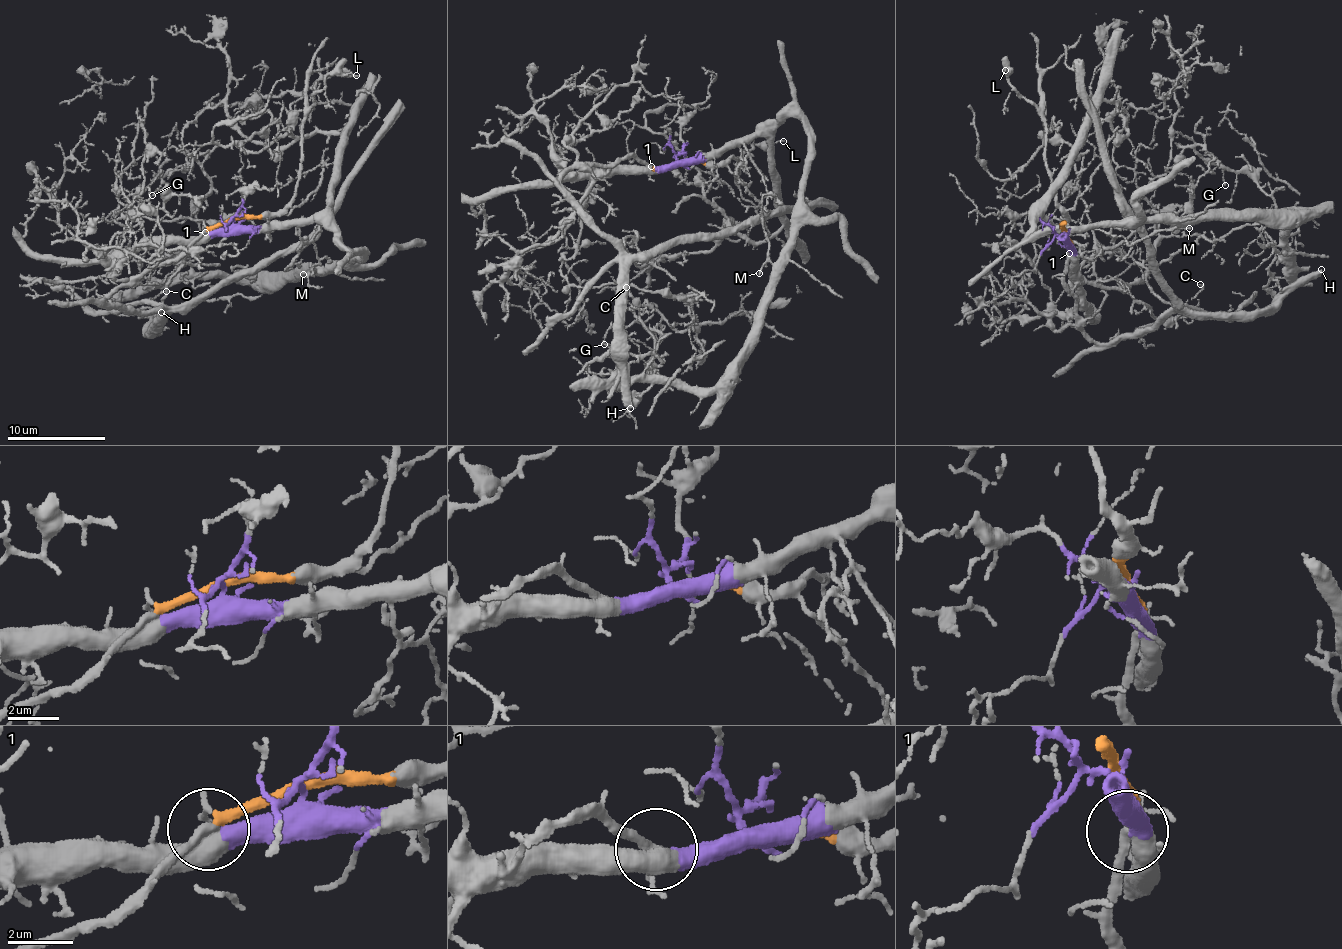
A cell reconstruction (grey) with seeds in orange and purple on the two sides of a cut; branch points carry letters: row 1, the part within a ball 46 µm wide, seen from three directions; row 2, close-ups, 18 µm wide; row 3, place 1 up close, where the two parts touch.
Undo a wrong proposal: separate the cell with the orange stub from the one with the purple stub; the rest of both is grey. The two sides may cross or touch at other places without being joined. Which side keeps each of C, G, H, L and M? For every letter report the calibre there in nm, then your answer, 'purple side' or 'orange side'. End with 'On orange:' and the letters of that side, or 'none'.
C: 140 nm thick; orange side
G: 130 nm thick; purple side
H: 480 nm thick; orange side
L: 140 nm thick; orange side
M: 150 nm thick; purple side
On orange: C, H, L

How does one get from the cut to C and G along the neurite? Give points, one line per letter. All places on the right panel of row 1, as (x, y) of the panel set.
C: (1064, 235), (1069, 247), (1064, 285), (1075, 300), (1077, 322), (1095, 342), (1110, 344), (1158, 327), (1199, 284)
G: (1062, 235), (1050, 225), (1138, 243), (1296, 216), (1289, 231), (1262, 186), (1194, 147), (1225, 185)

